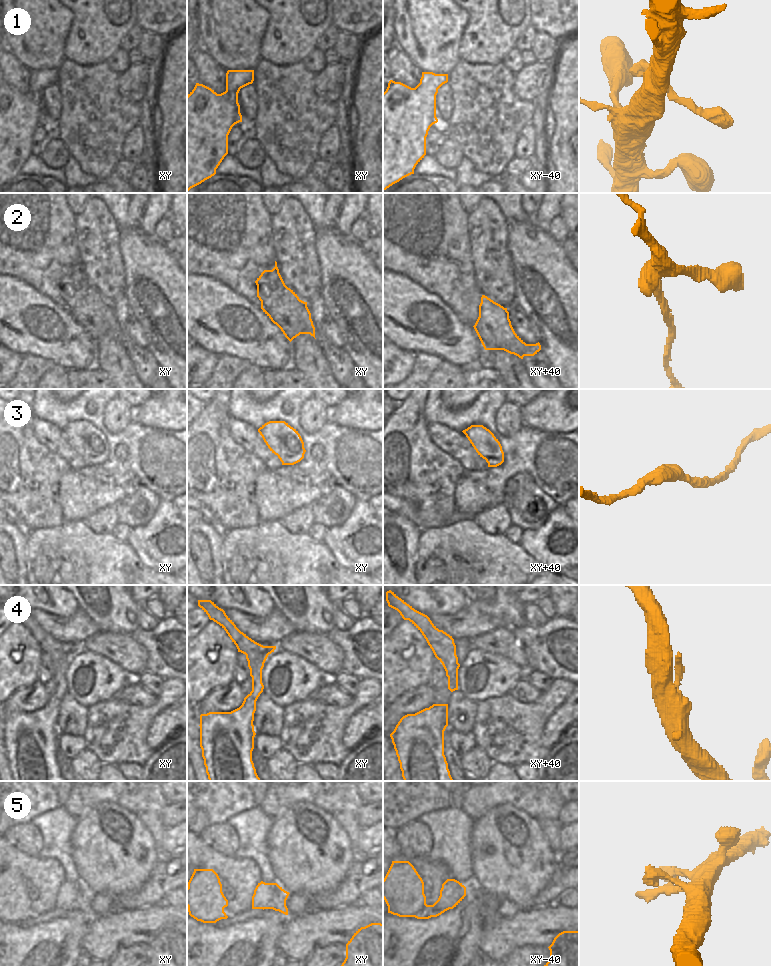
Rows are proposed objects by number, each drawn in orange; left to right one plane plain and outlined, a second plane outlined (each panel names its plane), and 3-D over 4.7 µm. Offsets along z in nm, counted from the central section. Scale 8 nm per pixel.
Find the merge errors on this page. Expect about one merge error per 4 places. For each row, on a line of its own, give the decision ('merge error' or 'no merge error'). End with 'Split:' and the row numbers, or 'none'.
1: no merge error
2: no merge error
3: no merge error
4: no merge error
5: no merge error
Split: none

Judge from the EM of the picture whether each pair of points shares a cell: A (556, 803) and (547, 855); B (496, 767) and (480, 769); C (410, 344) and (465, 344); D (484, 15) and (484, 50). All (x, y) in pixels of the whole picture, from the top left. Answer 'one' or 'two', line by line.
A: two
B: two
C: one
D: one

